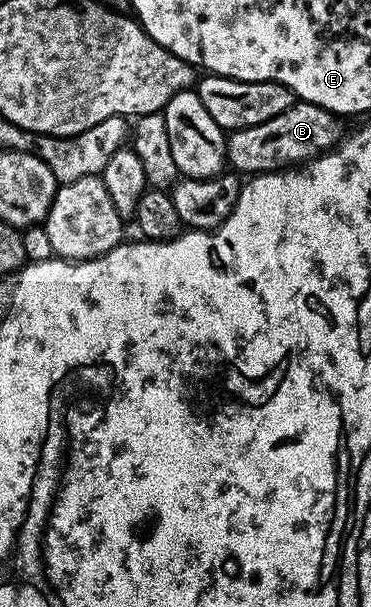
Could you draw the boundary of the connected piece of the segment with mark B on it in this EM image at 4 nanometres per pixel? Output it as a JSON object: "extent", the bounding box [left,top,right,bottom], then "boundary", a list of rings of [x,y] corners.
{"extent":[226,100,344,176],"boundary":[[[296,100],[280,116],[233,131],[226,139],[226,161],[239,175],[253,176],[280,170],[291,164],[304,164],[327,150],[333,150],[344,137],[343,119],[311,102]]]}

